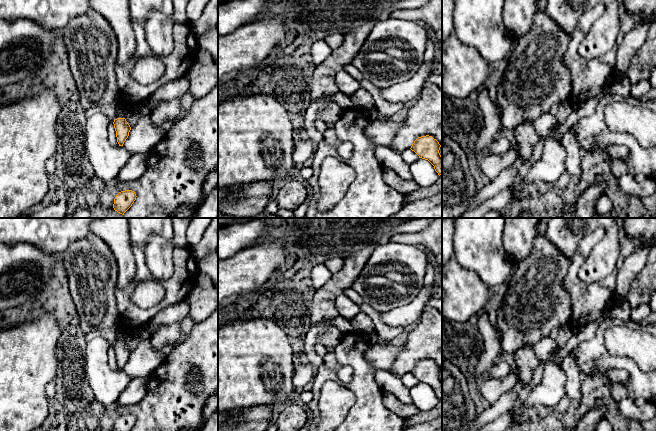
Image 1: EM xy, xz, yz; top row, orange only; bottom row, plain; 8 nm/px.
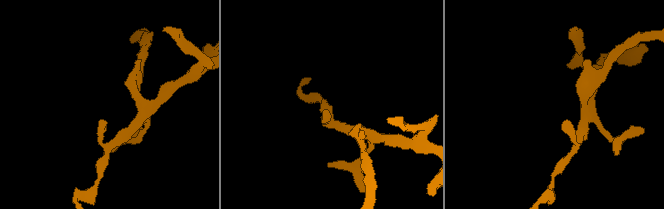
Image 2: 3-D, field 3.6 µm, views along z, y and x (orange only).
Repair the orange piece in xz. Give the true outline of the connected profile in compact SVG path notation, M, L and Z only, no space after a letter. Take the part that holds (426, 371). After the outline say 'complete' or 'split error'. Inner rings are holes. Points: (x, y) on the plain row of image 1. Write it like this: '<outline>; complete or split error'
M426 359L418 361L411 370L419 382L428 384L438 399L442 399L442 380L439 377L441 369L432 360Z; complete

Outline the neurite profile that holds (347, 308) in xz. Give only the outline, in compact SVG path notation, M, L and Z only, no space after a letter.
M340 294L335 298L335 305L339 316L350 321L361 311L360 302L354 301L345 294Z

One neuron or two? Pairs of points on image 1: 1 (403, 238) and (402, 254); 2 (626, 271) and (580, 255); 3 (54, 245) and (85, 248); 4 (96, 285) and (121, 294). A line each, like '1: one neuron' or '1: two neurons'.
1: two neurons
2: two neurons
3: two neurons
4: two neurons

